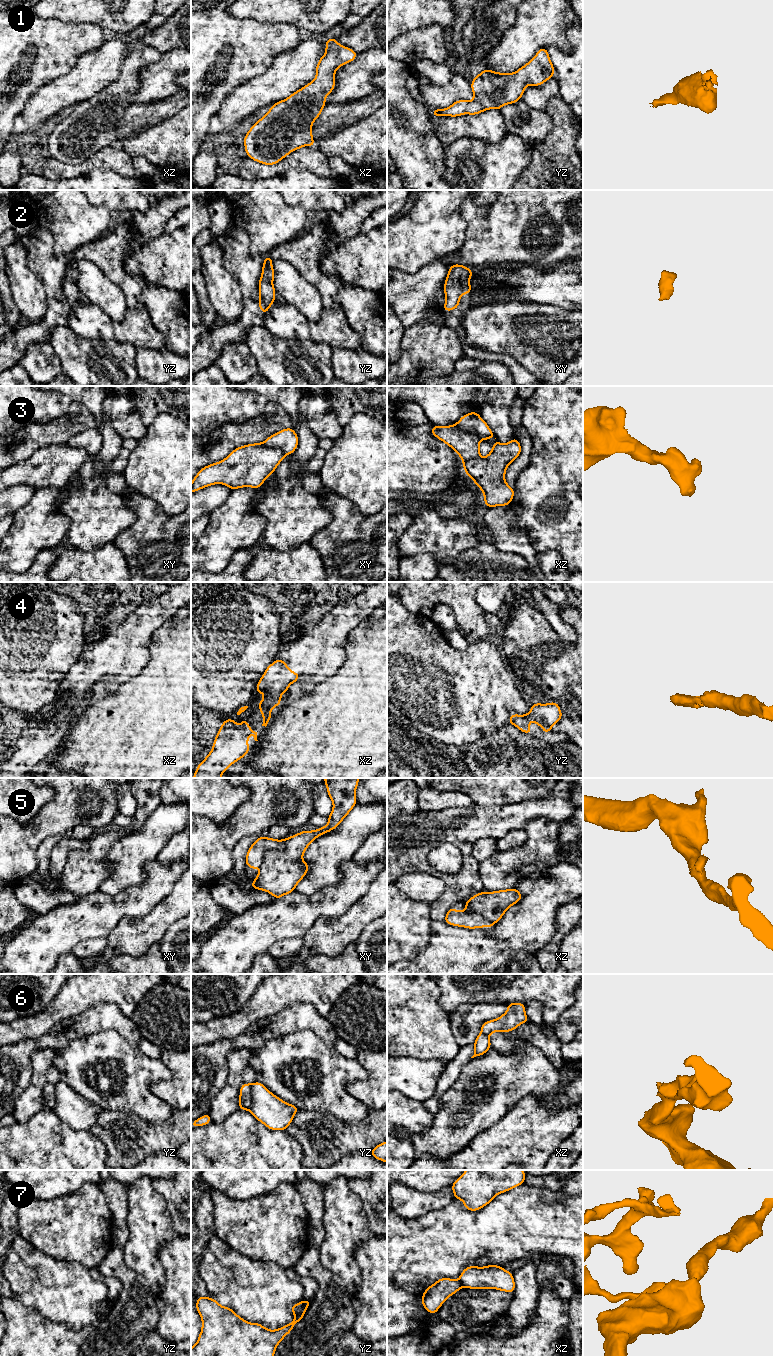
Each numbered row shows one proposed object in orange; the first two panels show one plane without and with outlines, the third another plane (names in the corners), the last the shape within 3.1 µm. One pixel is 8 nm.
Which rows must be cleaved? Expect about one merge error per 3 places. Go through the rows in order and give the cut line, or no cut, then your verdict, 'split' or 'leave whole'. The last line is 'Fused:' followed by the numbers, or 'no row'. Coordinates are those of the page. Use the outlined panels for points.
1: no cut | leave whole
2: no cut | leave whole
3: no cut | leave whole
4: no cut | leave whole
5: xy (284, 840), (284, 847), (282, 849), (269, 849), (259, 866) | split
6: yz (252, 1084), (251, 1107), (249, 1110) | split
7: xz (459, 1279), (463, 1286) | split
Fused: 5, 6, 7

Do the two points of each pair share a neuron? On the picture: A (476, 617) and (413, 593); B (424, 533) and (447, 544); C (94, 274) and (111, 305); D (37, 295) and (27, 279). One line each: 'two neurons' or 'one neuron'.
A: one neuron
B: one neuron
C: one neuron
D: one neuron

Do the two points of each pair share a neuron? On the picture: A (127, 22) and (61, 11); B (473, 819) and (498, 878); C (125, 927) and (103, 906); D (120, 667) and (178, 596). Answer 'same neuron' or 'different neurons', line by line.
A: same neuron
B: different neurons
C: different neurons
D: same neuron

